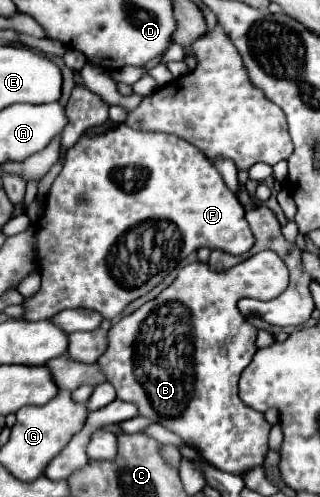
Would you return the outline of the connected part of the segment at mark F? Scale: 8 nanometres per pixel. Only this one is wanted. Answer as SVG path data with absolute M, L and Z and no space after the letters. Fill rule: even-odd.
M125 123L111 127L105 133L83 133L67 151L65 165L47 195L45 215L37 225L41 289L23 301L23 317L27 321L41 321L63 309L83 307L113 319L133 299L145 295L157 283L161 283L165 275L175 269L177 261L185 259L199 247L223 249L231 255L247 253L253 247L253 233L243 215L245 209L237 201L235 193L223 183L219 171L211 161L207 161L207 157L203 157L203 153L199 153L199 149L195 149L195 145L167 133L135 131ZM135 179L147 179L139 191L135 191ZM147 219L169 223L161 245L163 251L161 255L153 257L153 263L139 255L135 257L135 253L129 253L125 243L121 243L131 227Z

